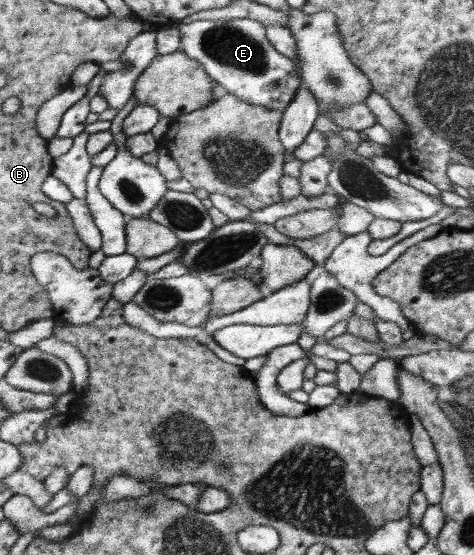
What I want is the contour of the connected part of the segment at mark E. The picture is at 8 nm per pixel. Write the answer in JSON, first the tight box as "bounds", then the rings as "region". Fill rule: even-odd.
{"bounds":[177,20,303,111],"region":[[[195,20],[190,24],[181,24],[177,30],[181,51],[188,58],[200,62],[212,81],[220,83],[226,92],[236,95],[238,99],[283,111],[296,98],[296,92],[303,84],[294,61],[272,46],[265,36],[265,26],[257,20]]]}

